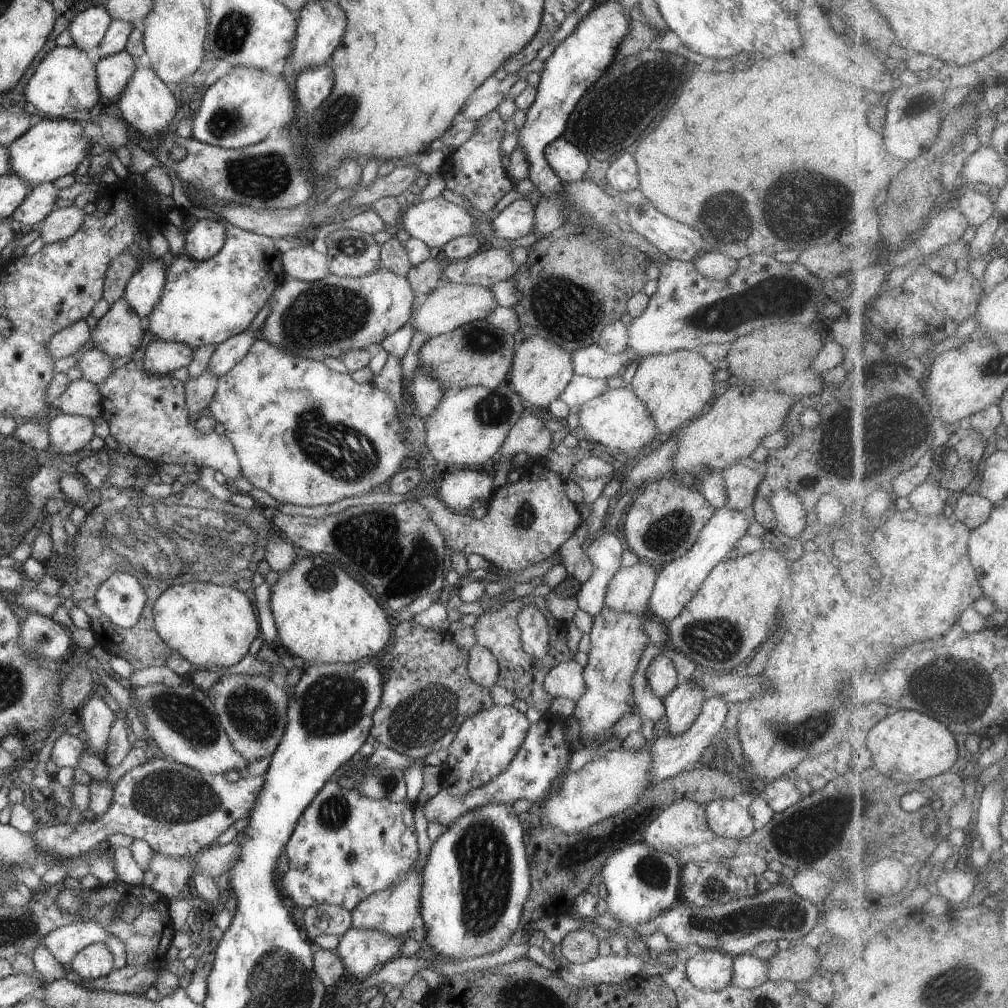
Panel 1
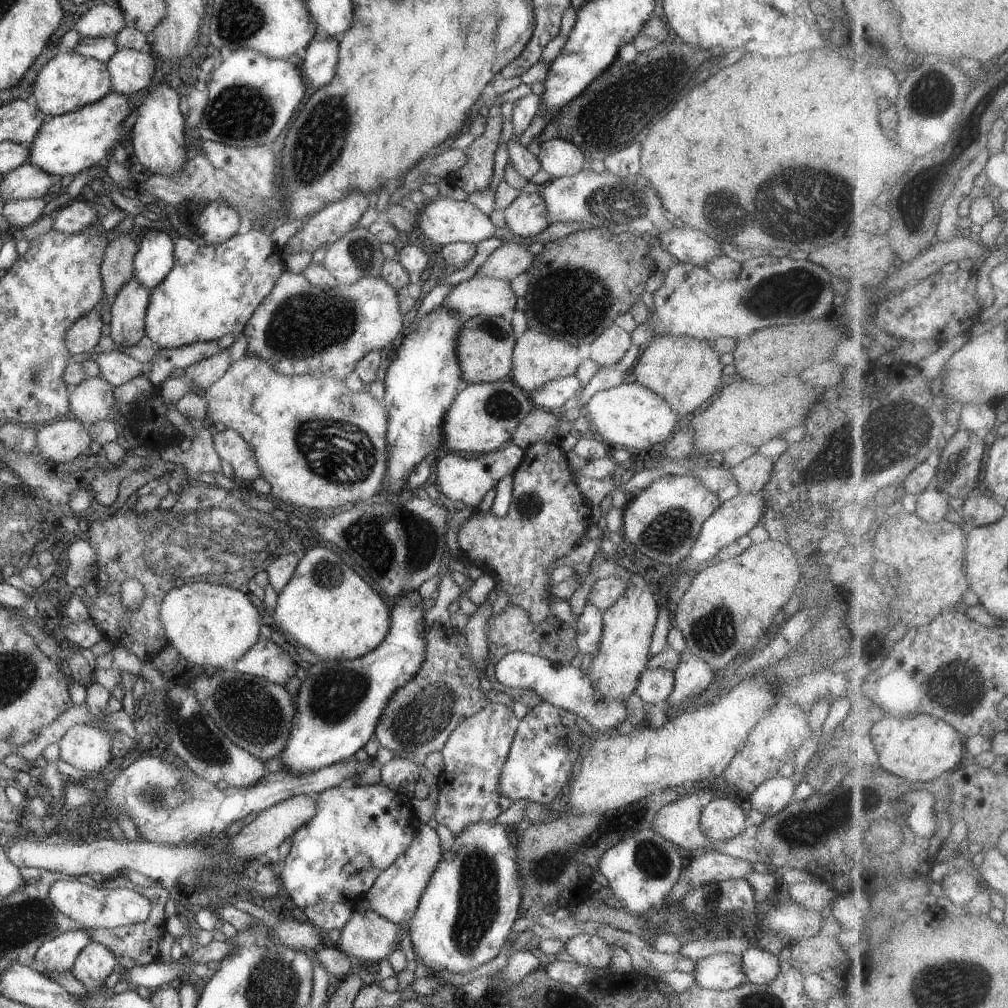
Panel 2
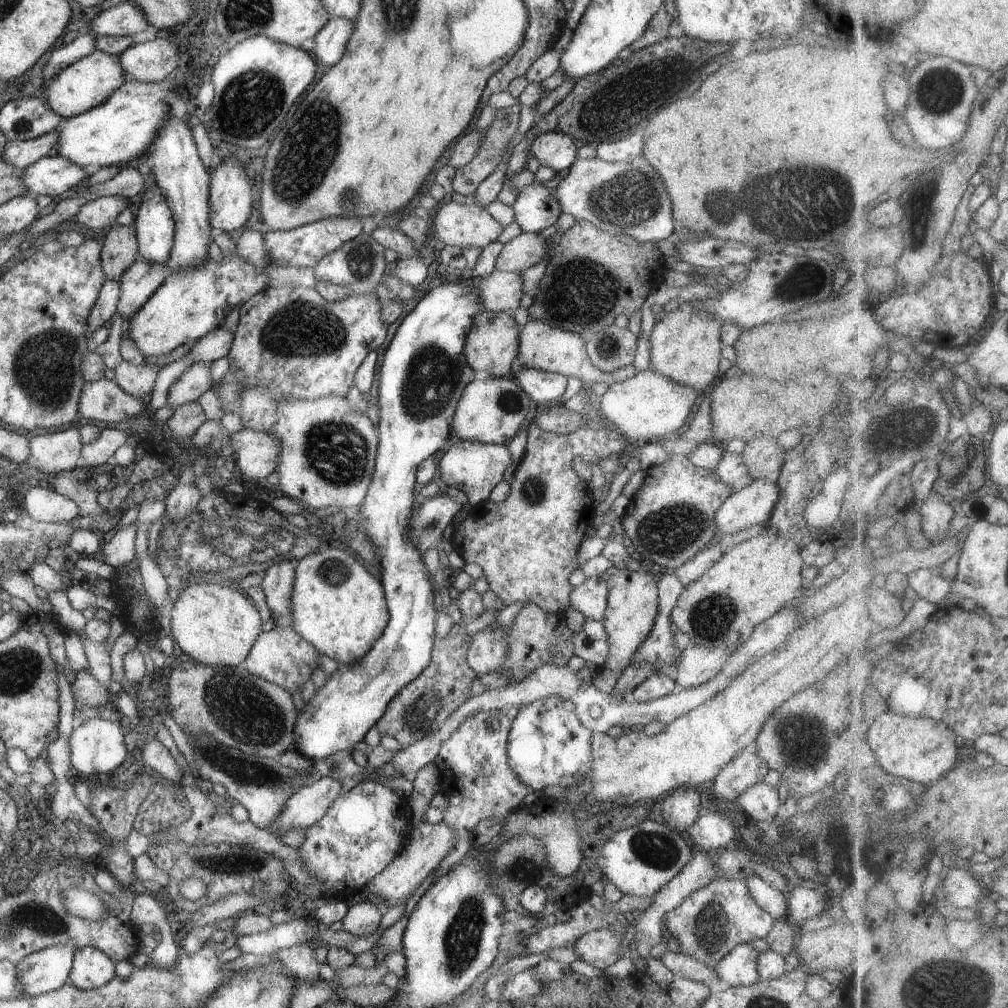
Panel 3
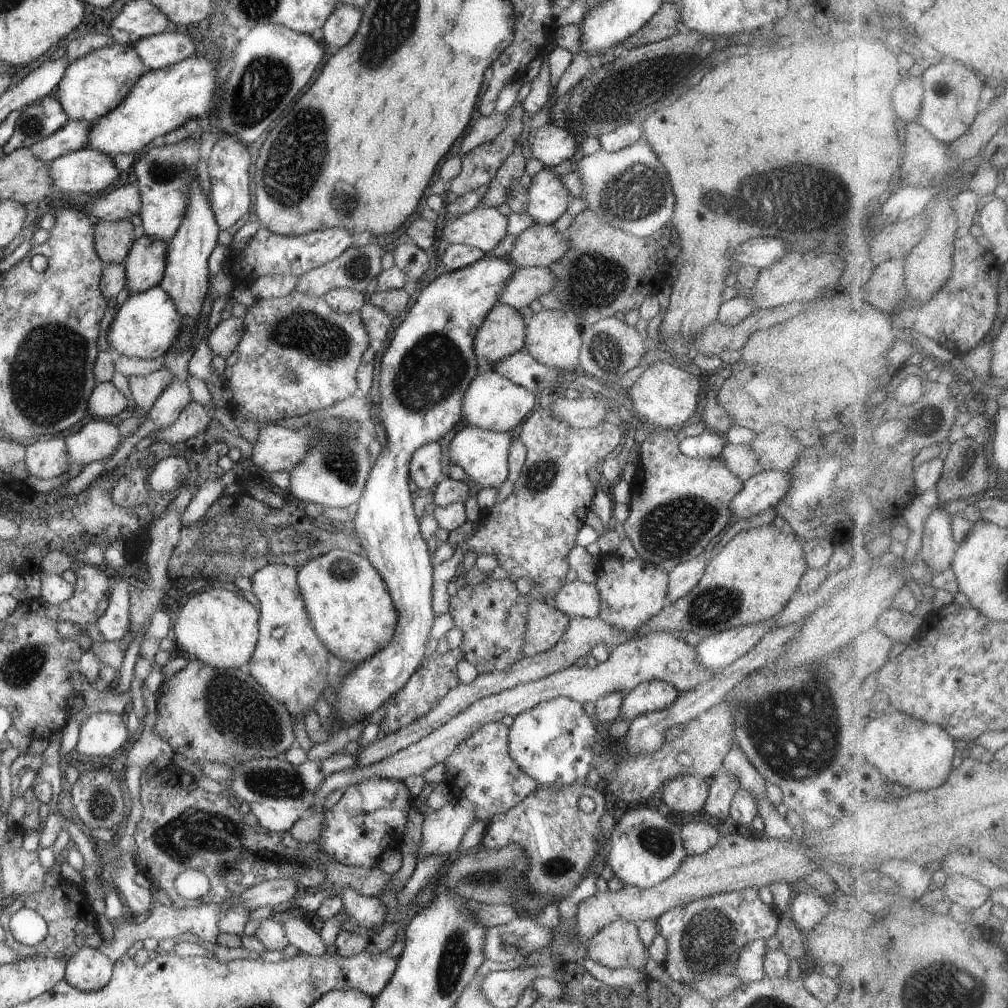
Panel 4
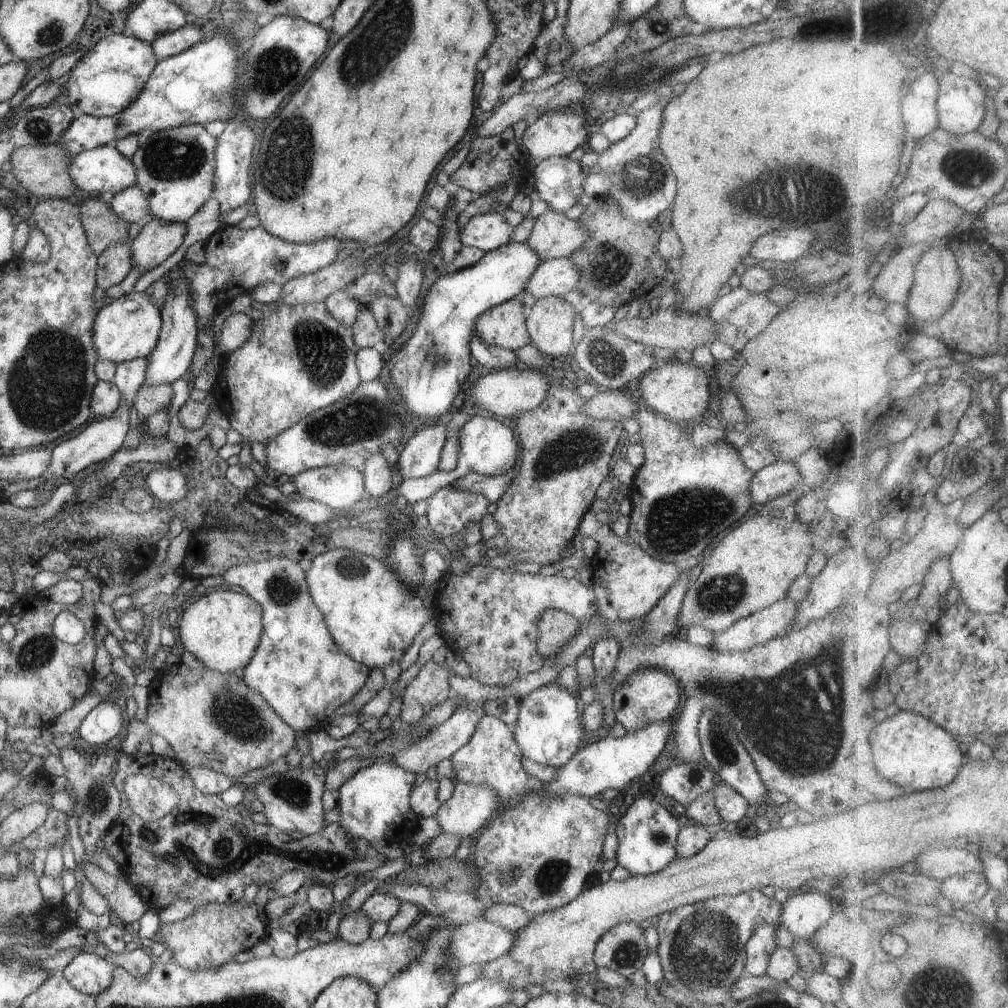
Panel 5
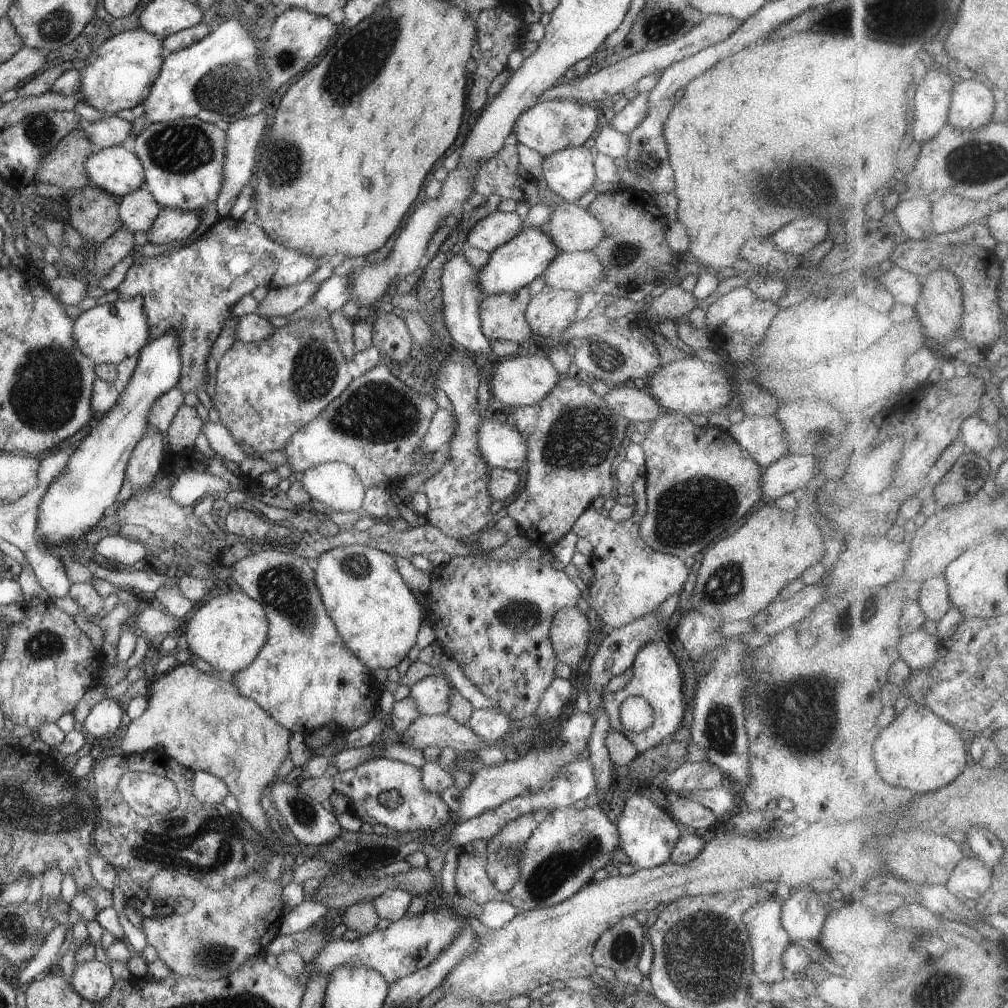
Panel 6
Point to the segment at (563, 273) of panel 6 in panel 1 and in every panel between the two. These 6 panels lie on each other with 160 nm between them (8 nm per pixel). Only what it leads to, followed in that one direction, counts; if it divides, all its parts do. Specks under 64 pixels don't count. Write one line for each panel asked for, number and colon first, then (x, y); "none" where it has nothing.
1: (448, 307)
2: (480, 296)
3: (500, 292)
4: (527, 284)
5: (559, 276)

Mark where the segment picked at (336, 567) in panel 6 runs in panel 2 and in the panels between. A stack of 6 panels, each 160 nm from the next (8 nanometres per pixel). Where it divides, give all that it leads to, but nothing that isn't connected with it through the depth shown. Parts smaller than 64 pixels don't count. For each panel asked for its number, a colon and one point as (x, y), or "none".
2: (327, 608)
3: (339, 606)
4: (350, 608)
5: (374, 617)

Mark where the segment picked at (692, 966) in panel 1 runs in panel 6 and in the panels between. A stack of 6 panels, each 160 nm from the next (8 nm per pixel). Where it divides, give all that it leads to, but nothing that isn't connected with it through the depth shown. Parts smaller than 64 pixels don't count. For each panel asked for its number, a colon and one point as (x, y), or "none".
2: (723, 971)
3: (738, 968)
4: (749, 967)
5: (760, 946)
6: (768, 939)

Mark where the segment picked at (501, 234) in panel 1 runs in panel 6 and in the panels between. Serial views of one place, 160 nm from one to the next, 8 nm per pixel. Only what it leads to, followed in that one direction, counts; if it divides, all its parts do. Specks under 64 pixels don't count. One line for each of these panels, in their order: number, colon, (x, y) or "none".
2: (526, 216)
3: (536, 207)
4: (547, 199)
5: (558, 180)
6: (569, 173)

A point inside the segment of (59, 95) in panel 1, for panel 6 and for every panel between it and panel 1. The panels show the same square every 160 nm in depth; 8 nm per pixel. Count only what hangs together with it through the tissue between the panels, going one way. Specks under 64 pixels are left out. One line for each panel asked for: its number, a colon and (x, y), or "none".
2: (68, 82)
3: (88, 82)
4: (95, 84)
5: (107, 79)
6: (119, 74)

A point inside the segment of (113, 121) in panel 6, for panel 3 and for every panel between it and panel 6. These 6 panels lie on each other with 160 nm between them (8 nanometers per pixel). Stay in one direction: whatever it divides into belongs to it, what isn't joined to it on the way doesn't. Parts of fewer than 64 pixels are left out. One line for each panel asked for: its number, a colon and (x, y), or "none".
3: (21, 154)
4: (72, 137)
5: (85, 132)

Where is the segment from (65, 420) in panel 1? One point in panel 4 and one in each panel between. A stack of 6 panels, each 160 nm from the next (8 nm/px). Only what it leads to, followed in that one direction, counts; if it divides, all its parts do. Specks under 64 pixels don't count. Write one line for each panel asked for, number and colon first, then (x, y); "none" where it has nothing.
2: (65, 440)
3: (57, 452)
4: (46, 458)

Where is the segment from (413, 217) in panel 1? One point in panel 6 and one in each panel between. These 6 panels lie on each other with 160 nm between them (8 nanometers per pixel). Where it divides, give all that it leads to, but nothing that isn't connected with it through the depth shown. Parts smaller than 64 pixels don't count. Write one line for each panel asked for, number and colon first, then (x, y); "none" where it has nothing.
2: (444, 221)
3: (457, 225)
4: (482, 228)
5: (487, 231)
6: (495, 229)

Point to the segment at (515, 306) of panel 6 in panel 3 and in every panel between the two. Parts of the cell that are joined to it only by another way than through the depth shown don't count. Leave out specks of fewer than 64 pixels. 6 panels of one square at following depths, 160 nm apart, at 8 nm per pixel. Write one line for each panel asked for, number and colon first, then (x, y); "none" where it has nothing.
3: (492, 344)
4: (503, 333)
5: (504, 325)

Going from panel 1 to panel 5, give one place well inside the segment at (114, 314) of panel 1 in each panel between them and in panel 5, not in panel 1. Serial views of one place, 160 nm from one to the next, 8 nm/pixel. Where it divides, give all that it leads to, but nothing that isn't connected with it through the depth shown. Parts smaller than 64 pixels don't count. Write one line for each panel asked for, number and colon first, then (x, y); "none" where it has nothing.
2: (128, 309)
3: (138, 283)
4: (145, 264)
5: (158, 239)

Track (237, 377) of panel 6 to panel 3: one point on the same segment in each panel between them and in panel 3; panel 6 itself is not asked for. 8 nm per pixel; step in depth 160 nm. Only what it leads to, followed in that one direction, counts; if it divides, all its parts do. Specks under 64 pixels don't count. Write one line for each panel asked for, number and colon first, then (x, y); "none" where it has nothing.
3: (289, 339)
4: (297, 355)
5: (299, 358)

